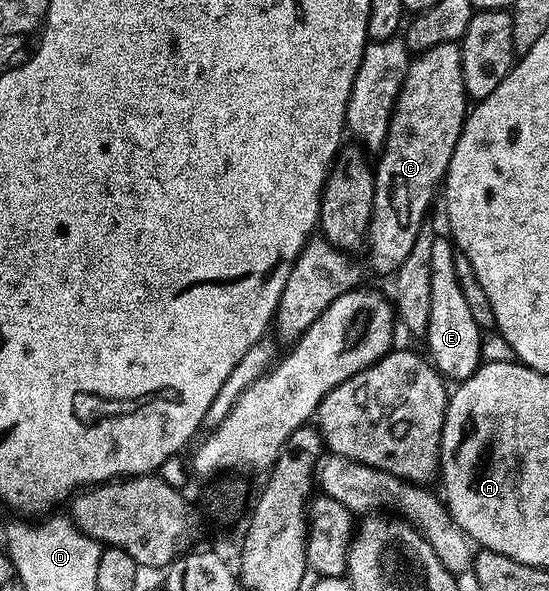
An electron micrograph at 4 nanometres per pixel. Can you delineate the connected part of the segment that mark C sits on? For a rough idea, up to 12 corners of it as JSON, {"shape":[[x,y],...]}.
{"shape":[[458,43],[410,61],[365,253],[405,262],[469,113]]}

